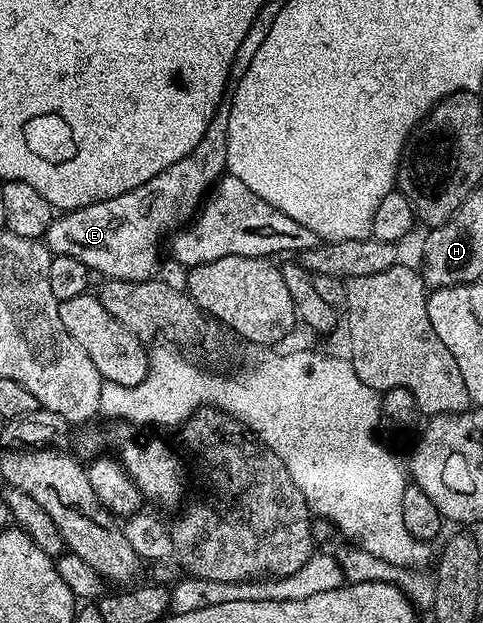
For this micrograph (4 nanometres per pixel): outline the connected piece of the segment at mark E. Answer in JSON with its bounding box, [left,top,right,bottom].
[42,110,228,280]

